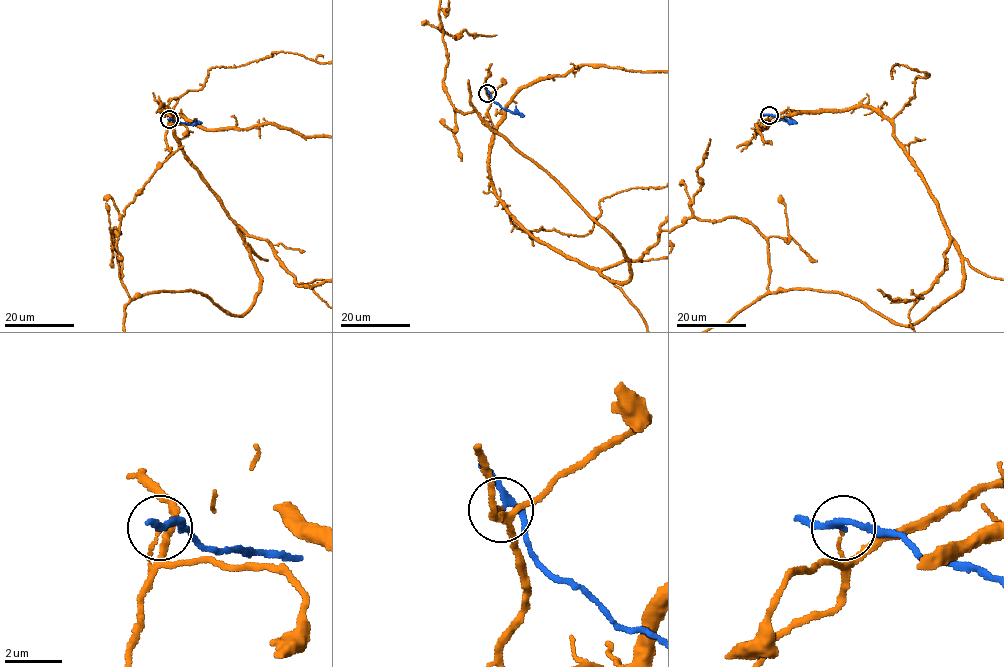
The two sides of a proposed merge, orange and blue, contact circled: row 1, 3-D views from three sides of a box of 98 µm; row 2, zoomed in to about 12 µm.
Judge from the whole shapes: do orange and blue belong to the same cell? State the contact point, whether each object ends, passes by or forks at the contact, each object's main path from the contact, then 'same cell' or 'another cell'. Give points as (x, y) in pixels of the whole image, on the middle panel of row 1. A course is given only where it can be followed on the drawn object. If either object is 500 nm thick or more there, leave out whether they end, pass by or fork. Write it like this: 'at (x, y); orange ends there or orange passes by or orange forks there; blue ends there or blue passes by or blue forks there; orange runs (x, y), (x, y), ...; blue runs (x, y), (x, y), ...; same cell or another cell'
at (487, 93); orange ends there; blue passes by; blue runs (488, 94), (502, 108), (524, 115); another cell

